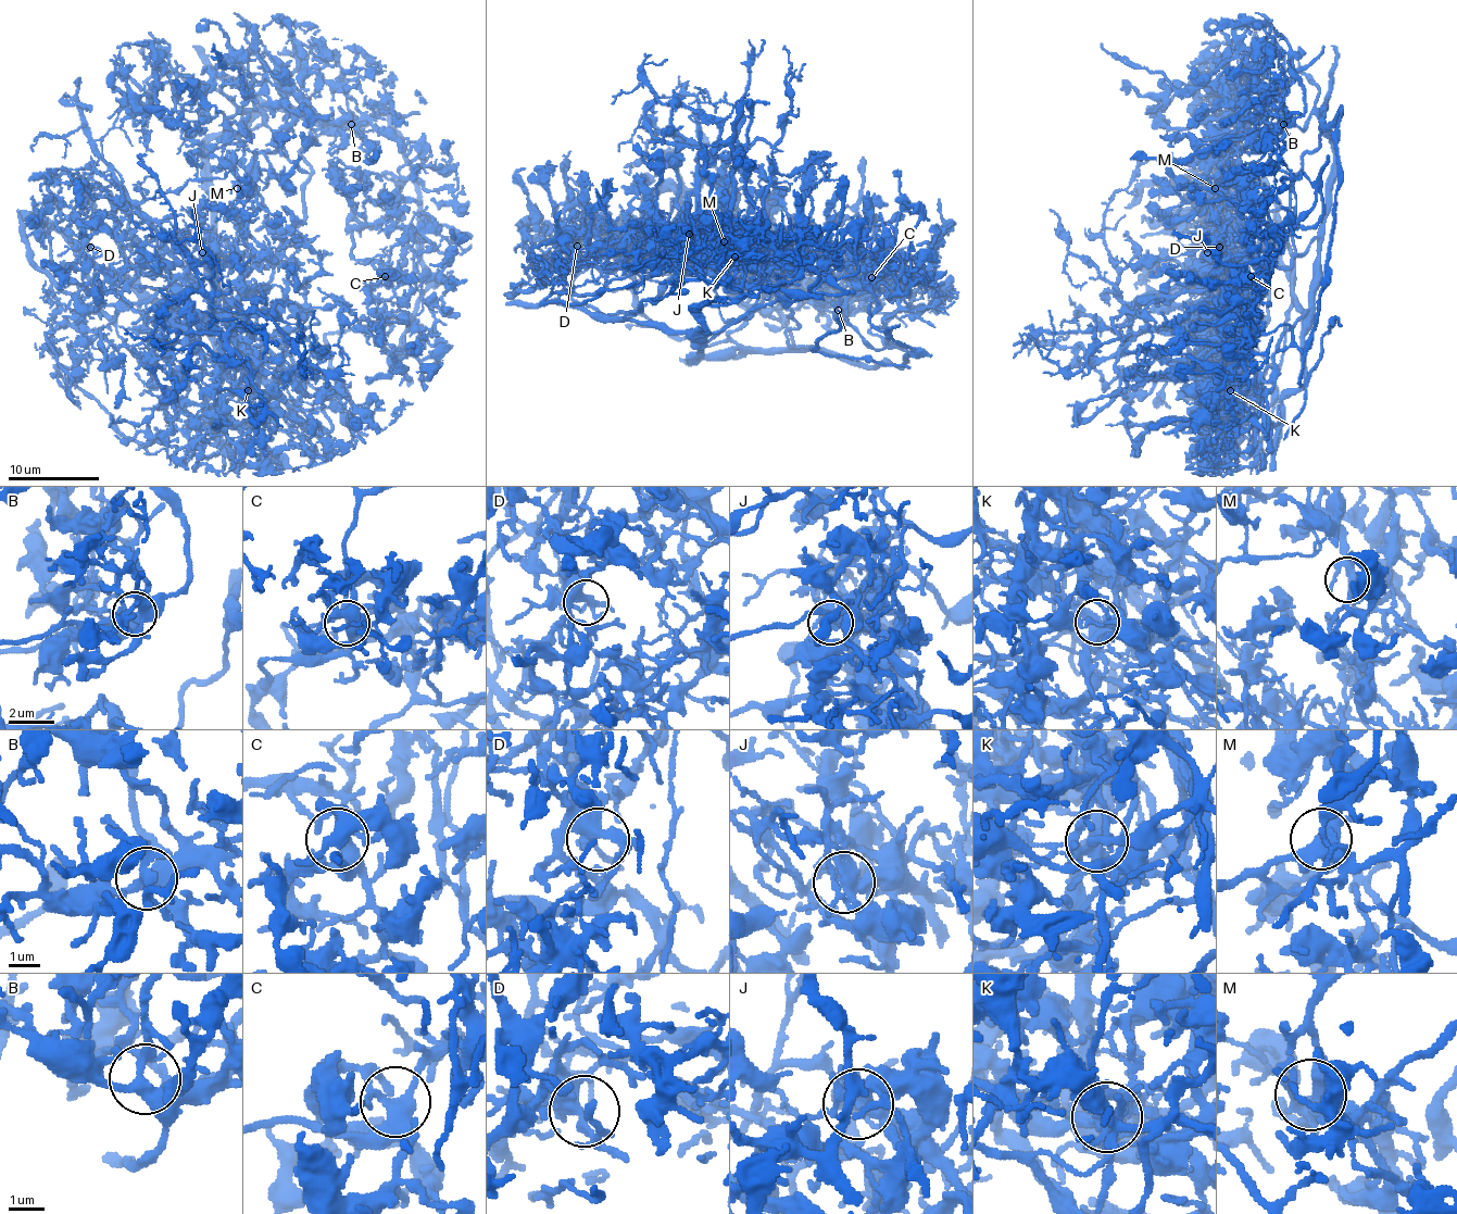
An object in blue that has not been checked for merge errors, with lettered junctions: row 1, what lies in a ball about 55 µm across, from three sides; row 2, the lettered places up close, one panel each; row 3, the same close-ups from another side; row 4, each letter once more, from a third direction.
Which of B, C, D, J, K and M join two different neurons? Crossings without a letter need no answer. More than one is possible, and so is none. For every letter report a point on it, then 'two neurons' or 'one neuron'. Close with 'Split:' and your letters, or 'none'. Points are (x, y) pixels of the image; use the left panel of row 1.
B: (351, 124) | one neuron
C: (385, 276) | one neuron
D: (90, 247) | one neuron
J: (202, 252) | two neurons
K: (248, 390) | two neurons
M: (237, 188) | one neuron
Split: J, K

